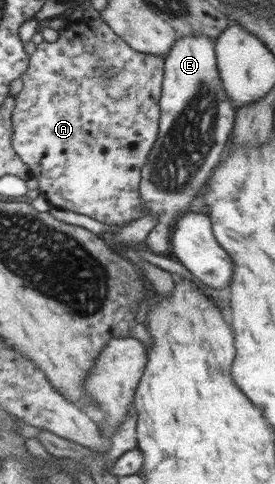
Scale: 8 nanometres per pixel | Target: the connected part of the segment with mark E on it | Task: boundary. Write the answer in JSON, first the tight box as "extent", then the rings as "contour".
{"extent":[139,34,236,256],"contour":[[[204,34],[178,38],[165,57],[163,84],[159,101],[159,134],[141,169],[139,190],[147,214],[159,214],[158,223],[147,236],[147,249],[154,254],[167,256],[172,243],[172,224],[183,213],[190,212],[192,201],[200,193],[215,165],[223,156],[223,149],[234,132],[236,109],[229,100],[218,71],[215,41]]]}

